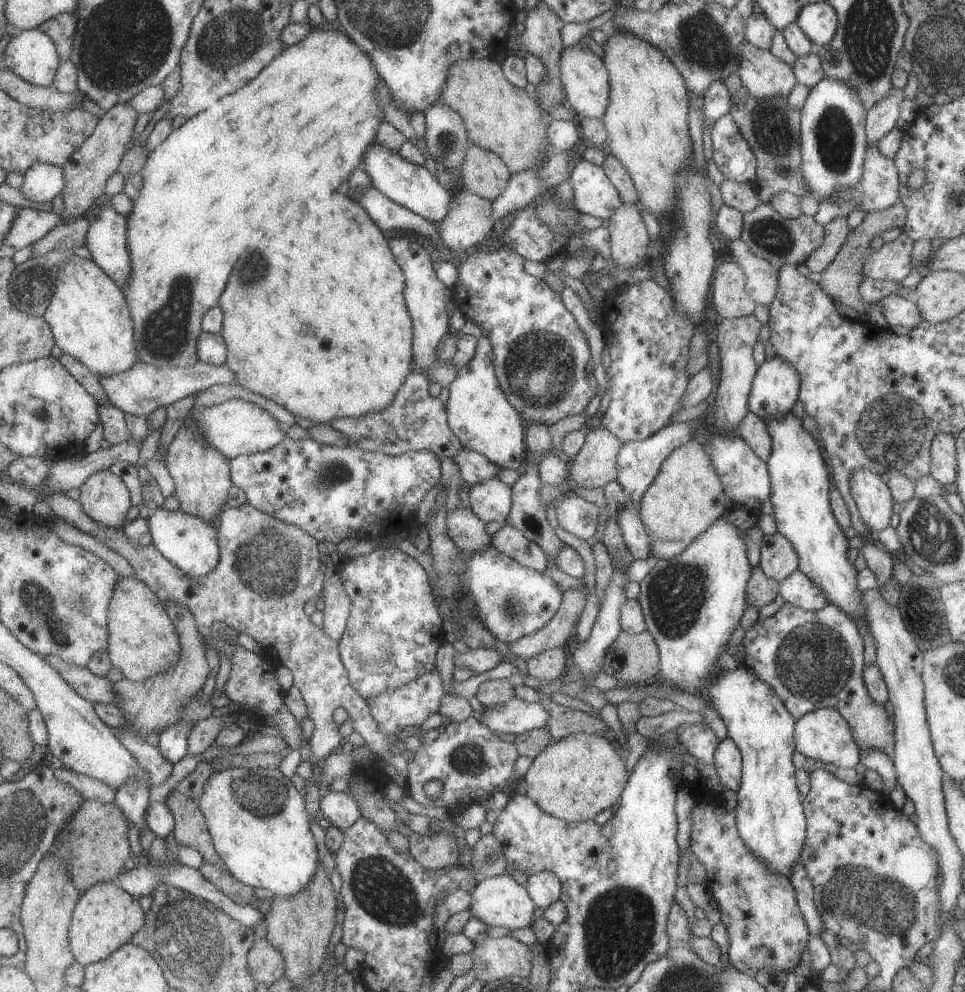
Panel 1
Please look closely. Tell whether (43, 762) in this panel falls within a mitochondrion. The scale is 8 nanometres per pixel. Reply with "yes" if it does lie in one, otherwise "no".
no

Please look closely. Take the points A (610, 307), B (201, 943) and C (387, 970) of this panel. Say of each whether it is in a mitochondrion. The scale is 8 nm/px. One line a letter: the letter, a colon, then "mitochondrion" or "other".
A: other
B: mitochondrion
C: other

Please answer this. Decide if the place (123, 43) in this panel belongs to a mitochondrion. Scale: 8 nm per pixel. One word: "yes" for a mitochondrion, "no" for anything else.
yes

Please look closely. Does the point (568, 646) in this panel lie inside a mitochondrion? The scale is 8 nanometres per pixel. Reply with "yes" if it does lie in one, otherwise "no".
no

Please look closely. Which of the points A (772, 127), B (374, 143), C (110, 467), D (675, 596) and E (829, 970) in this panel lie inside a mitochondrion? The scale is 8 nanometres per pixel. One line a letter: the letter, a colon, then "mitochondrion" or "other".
A: mitochondrion
B: other
C: other
D: mitochondrion
E: other

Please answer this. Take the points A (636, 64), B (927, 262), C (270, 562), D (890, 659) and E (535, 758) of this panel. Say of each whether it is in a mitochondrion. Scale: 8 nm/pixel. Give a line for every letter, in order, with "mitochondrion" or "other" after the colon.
A: other
B: other
C: mitochondrion
D: other
E: other

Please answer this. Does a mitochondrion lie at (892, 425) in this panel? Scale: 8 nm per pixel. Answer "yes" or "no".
yes

